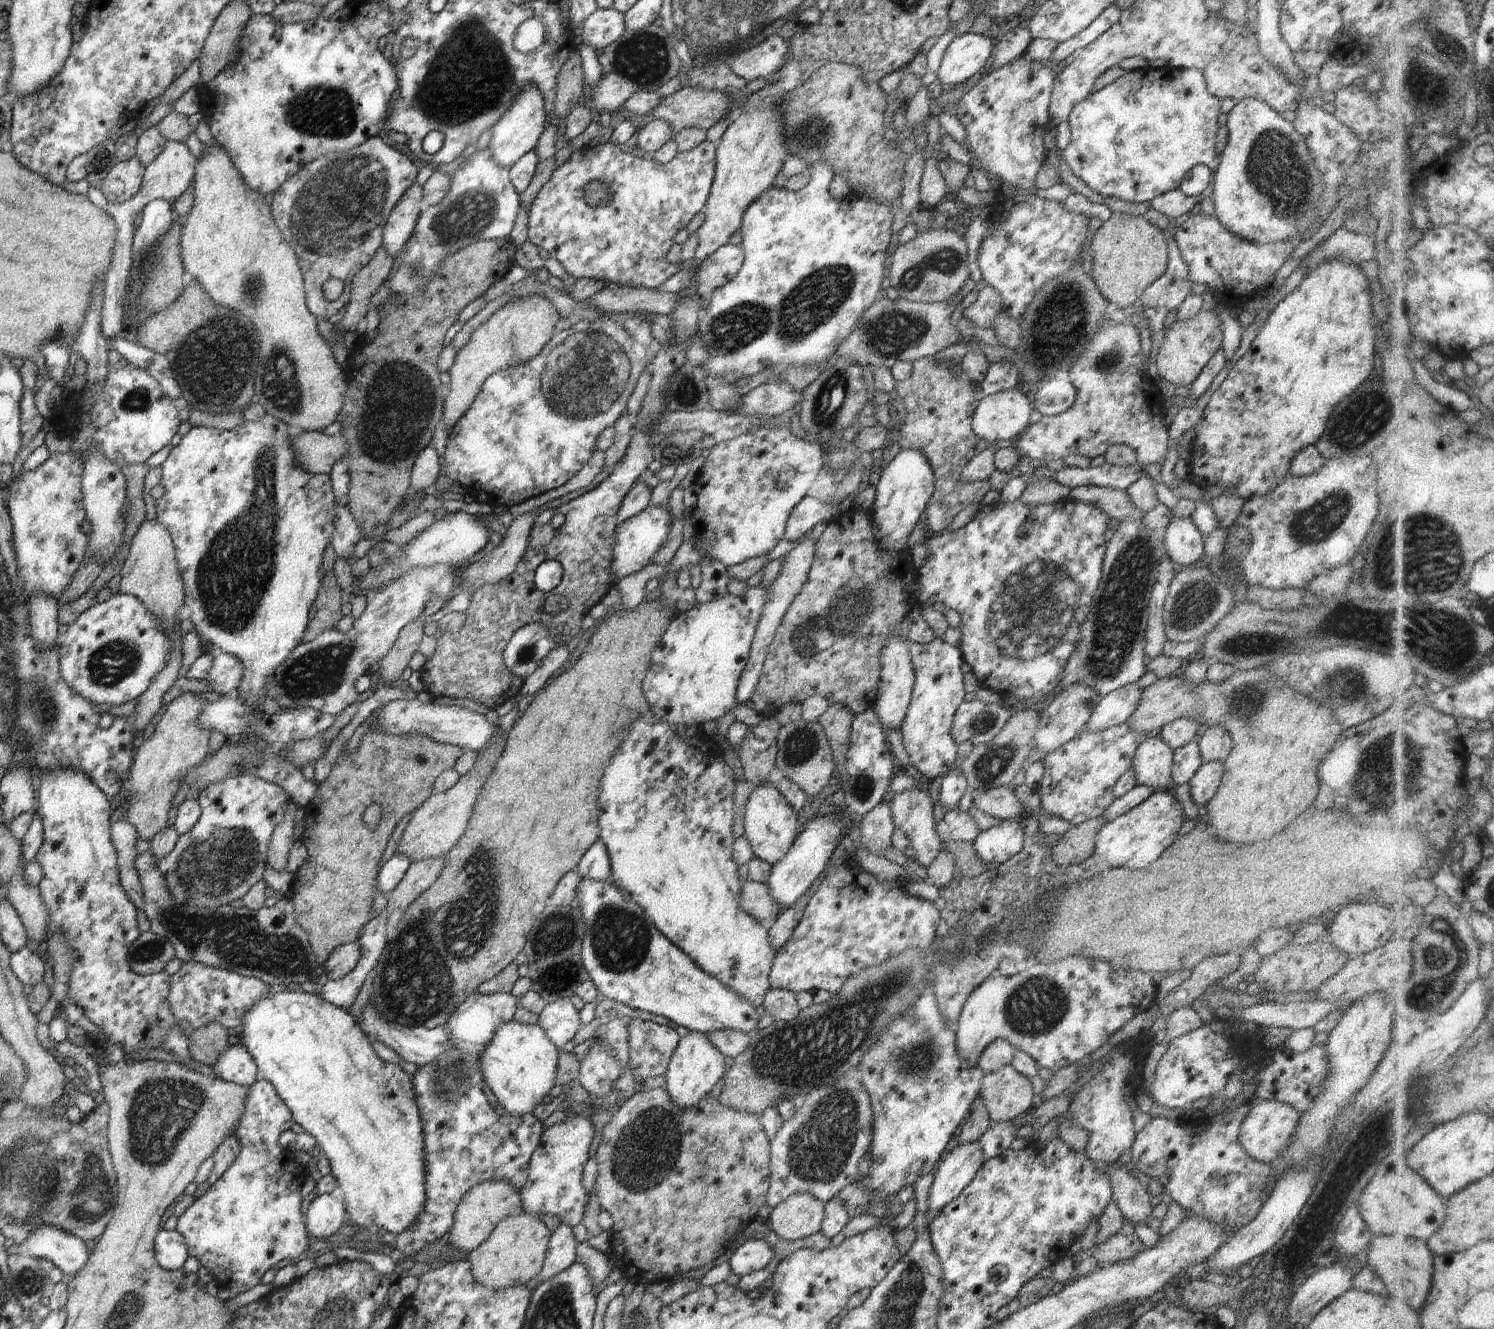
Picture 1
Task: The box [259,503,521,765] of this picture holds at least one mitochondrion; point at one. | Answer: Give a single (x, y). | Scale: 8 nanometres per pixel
(319, 673)

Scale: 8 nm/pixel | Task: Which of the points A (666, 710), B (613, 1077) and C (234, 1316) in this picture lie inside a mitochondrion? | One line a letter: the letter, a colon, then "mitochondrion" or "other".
A: other
B: other
C: other

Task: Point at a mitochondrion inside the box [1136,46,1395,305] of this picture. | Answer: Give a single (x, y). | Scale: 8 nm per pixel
(1275, 169)

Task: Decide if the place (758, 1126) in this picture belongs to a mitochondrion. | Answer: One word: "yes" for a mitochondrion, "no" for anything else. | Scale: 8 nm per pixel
no

